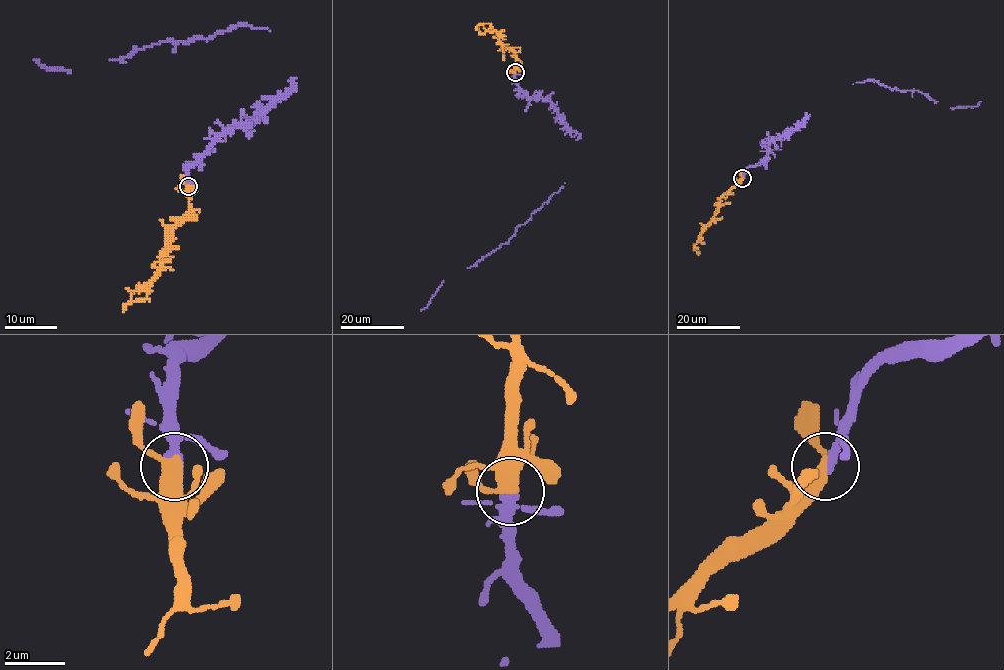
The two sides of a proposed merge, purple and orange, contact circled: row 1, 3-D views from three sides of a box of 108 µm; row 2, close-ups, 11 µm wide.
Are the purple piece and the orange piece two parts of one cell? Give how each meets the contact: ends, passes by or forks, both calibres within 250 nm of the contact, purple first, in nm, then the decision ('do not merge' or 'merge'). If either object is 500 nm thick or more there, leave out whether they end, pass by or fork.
purple passes by; orange passes by; calibres 240 and 380 nm; merge

